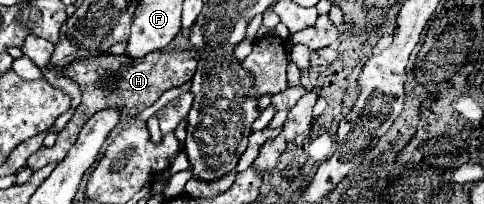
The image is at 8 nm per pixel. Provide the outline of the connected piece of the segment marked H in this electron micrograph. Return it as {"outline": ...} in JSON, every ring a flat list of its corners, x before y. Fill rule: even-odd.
{"outline":[[159,50,159,52,151,52,149,56,143,56,139,60,129,58,125,54,119,54,119,56,97,54,97,56,91,56,91,58,79,58,71,64,67,64,67,68,63,68,63,72,65,72,67,78,71,78,81,88,83,100,77,106,73,118,59,132,55,146,51,146,51,148,41,146,35,154,29,156,27,166,31,170,39,170,47,164,61,162,67,156,69,148,75,144,75,140,77,140,81,128,85,126,85,122,95,112,105,110,105,108,117,108,121,120,135,116,141,110,155,104,165,90,169,90,173,86,181,86,187,80,191,80,193,74,195,74,195,64,197,64,195,58,187,50,173,50,173,52,161,52]]}

